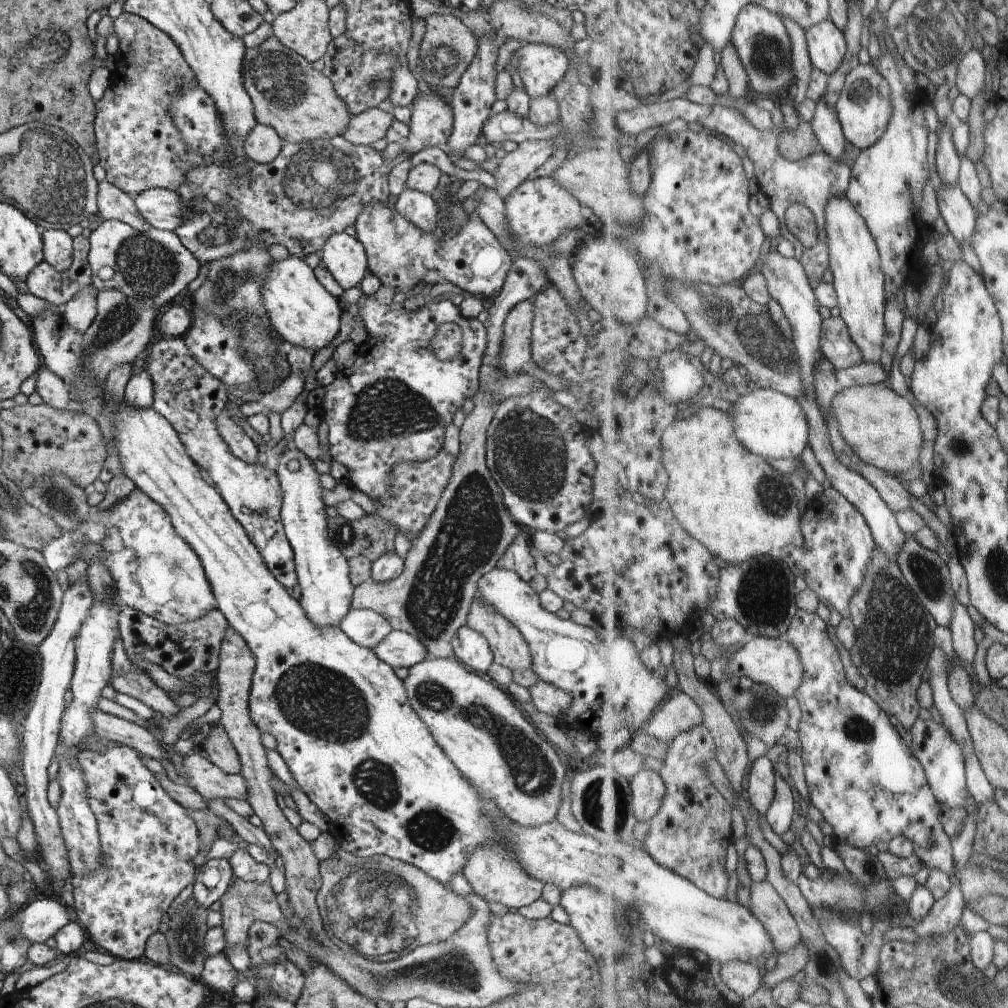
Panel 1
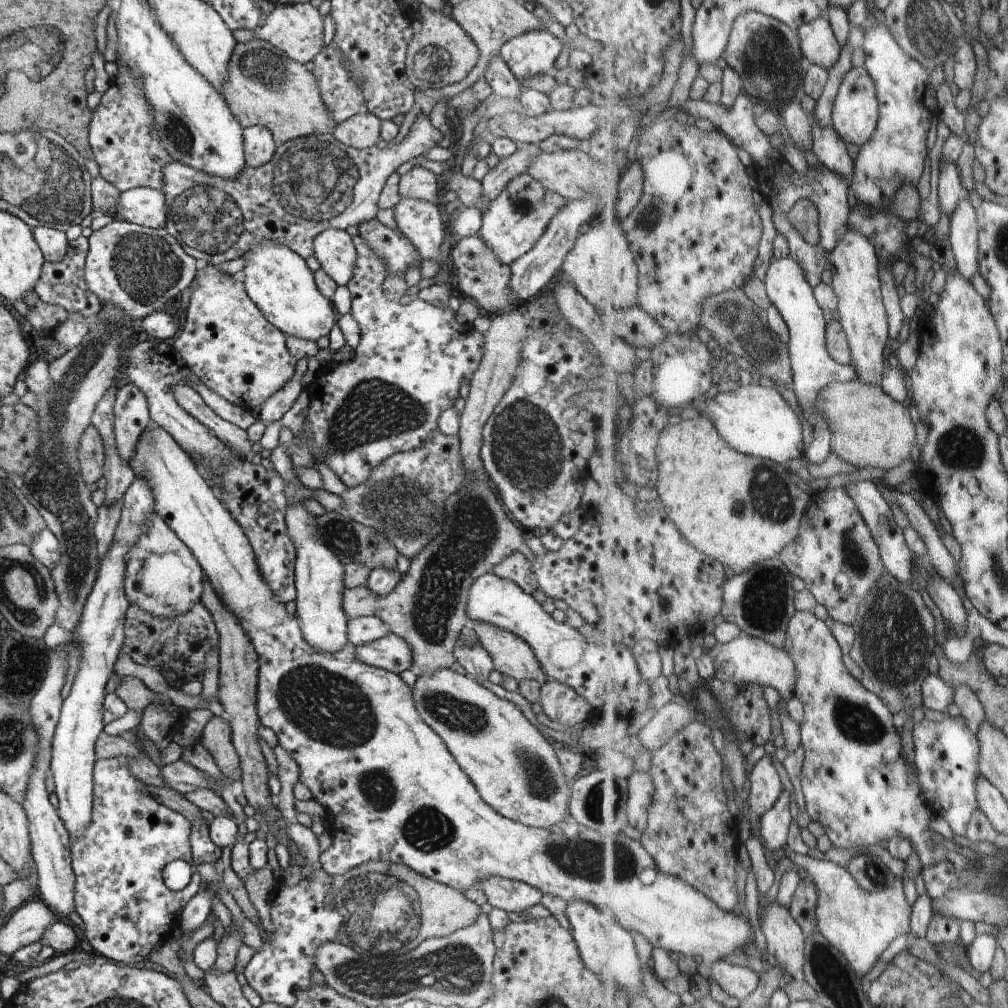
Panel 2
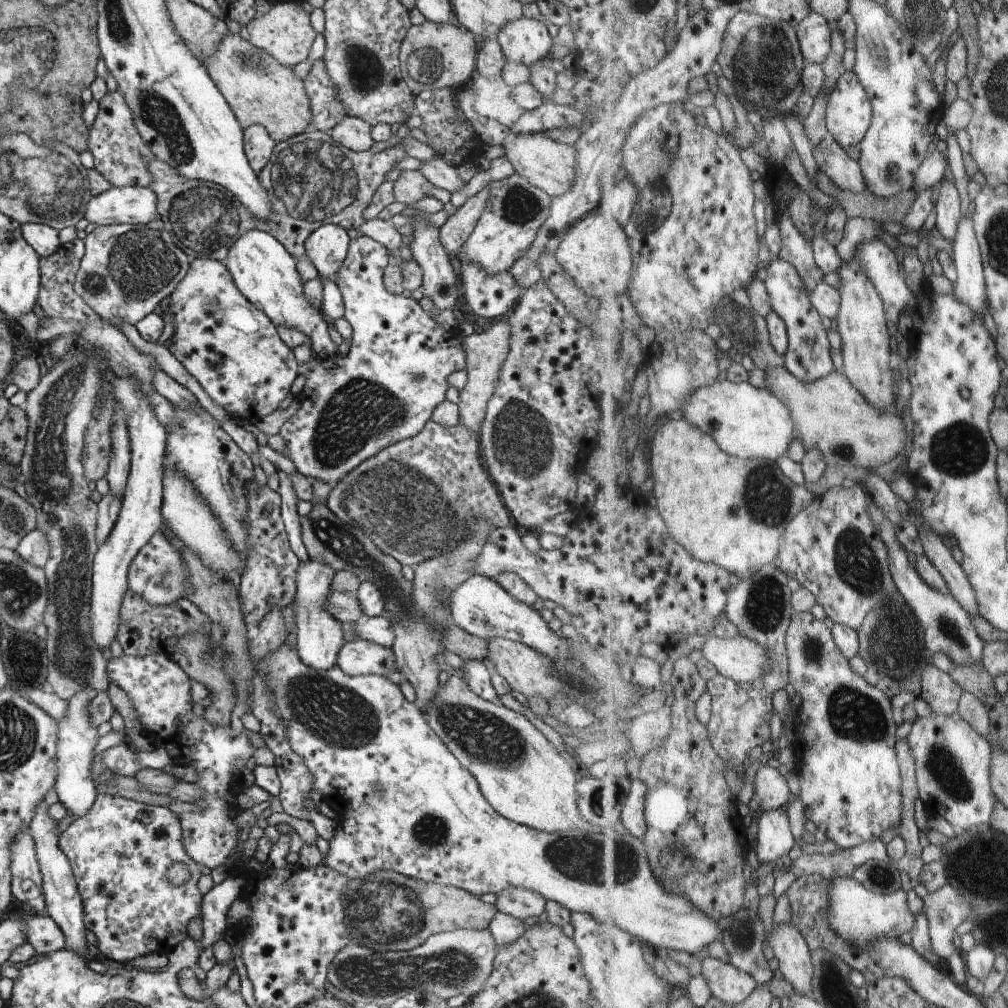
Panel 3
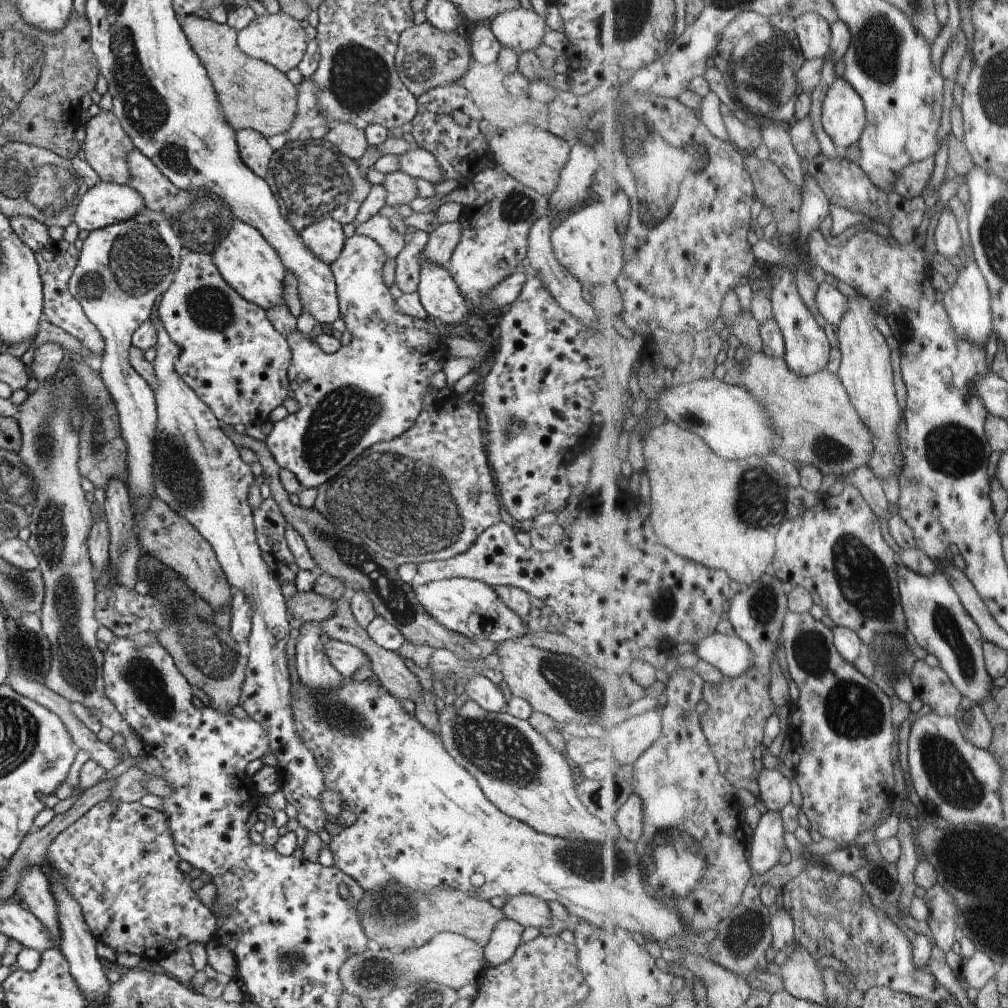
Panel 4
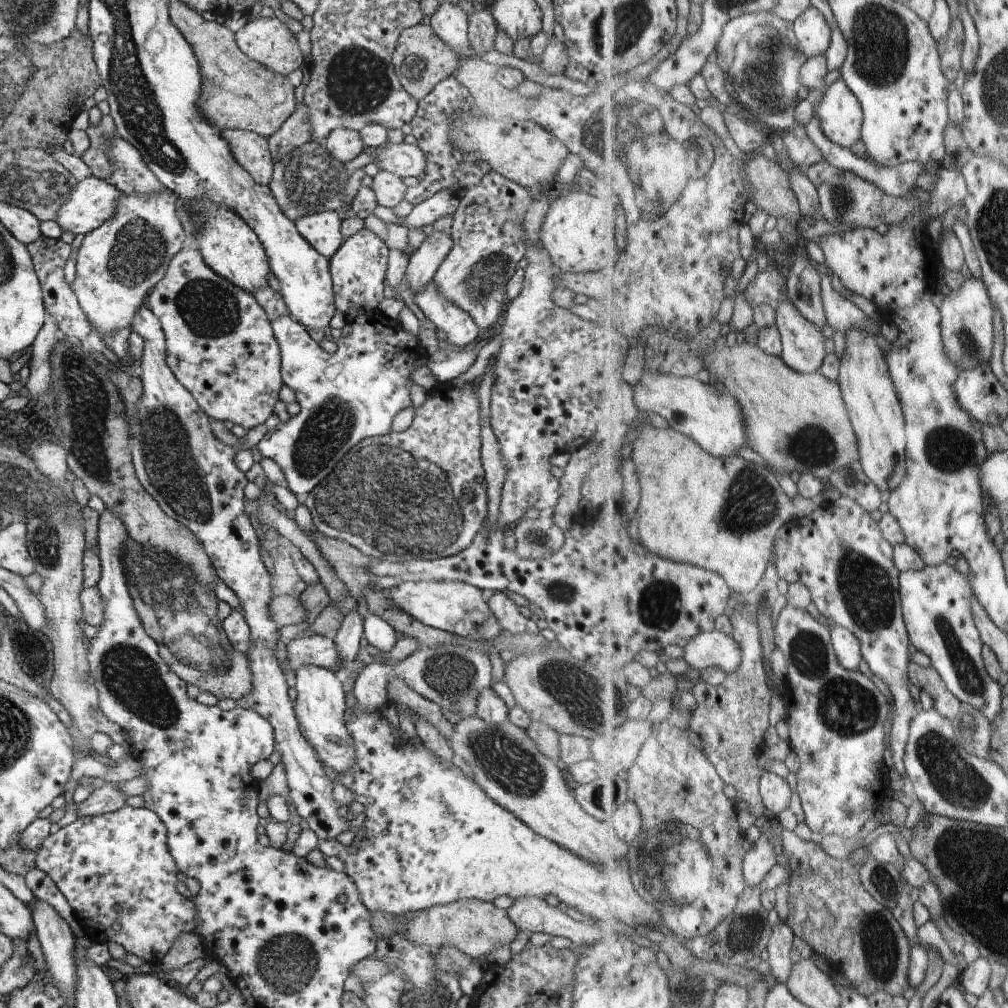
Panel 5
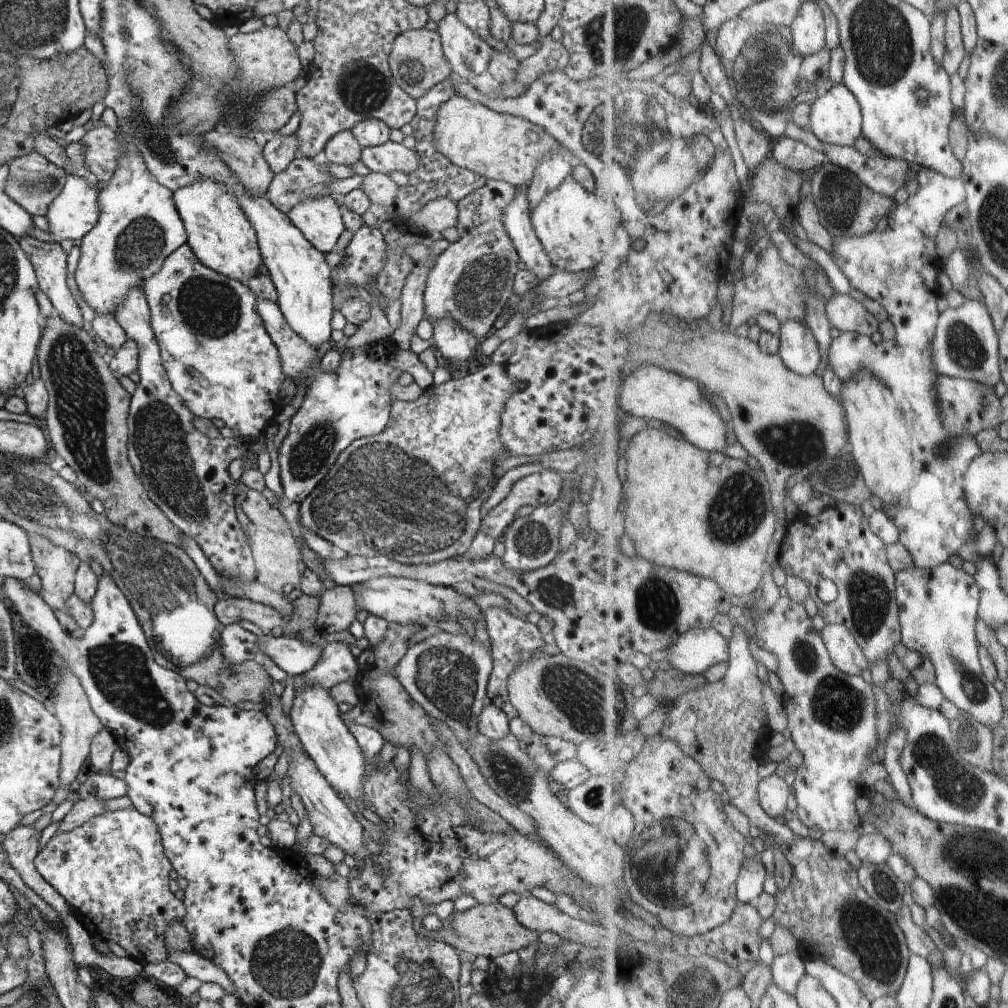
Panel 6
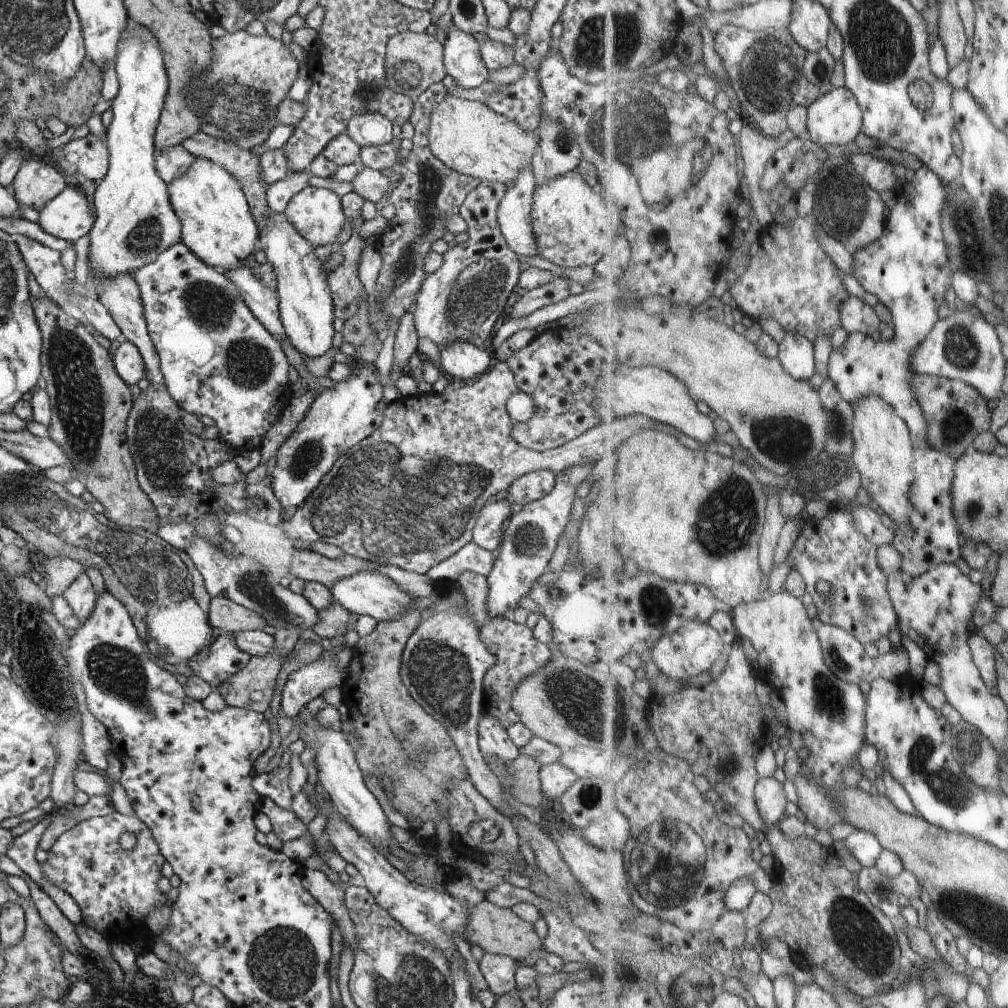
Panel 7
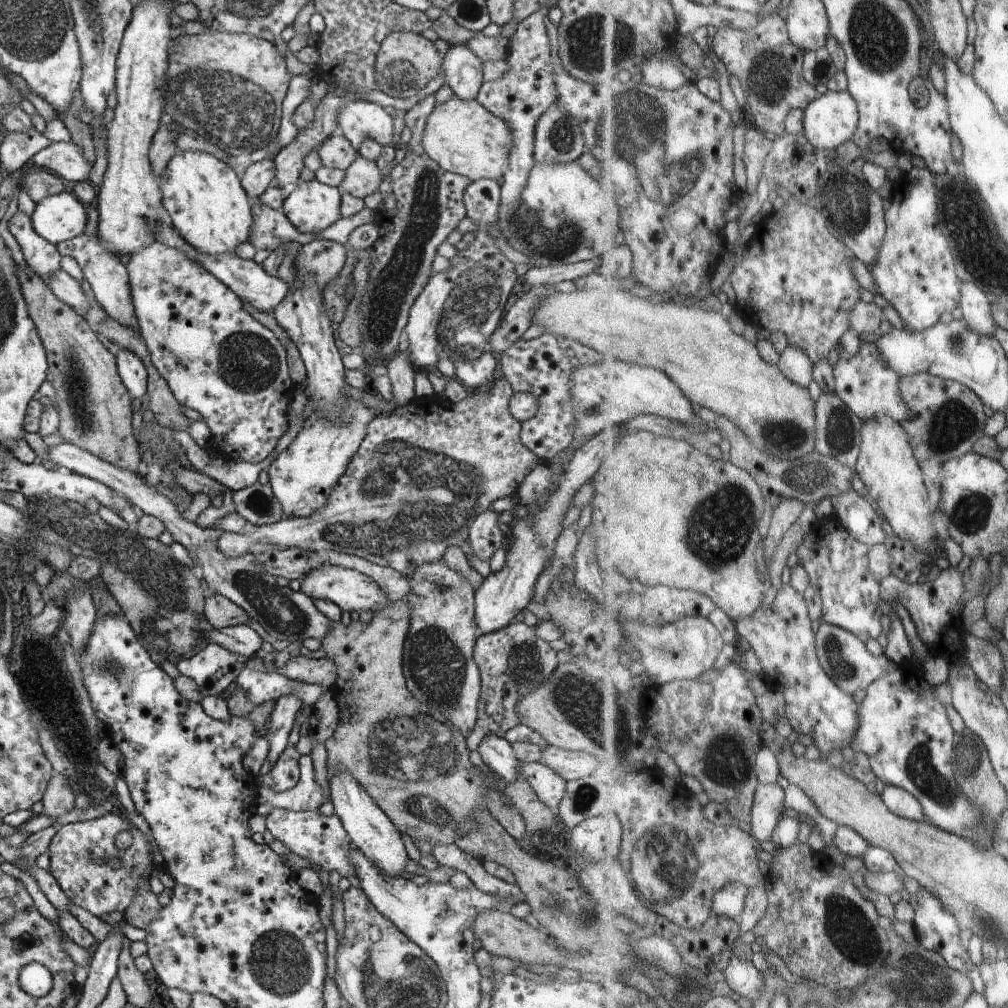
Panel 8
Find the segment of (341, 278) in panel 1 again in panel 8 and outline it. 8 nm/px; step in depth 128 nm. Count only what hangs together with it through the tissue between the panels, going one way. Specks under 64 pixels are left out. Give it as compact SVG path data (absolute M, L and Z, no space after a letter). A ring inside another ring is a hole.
M315 179L296 187L284 200L281 211L298 232L318 234L341 218L340 205L338 187Z

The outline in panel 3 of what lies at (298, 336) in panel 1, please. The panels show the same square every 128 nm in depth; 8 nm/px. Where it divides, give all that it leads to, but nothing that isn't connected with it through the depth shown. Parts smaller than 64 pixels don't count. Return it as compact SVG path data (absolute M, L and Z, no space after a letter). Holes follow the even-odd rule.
M251 229L242 234L229 249L225 257L225 268L242 297L263 311L274 325L294 327L308 339L312 338L314 344L316 344L316 340L322 340L322 344L326 344L326 356L332 357L338 352L337 345L329 336L330 321L324 318L320 310L314 309L305 298L303 294L304 281L301 280L296 269L297 260L285 248L286 246L274 236Z

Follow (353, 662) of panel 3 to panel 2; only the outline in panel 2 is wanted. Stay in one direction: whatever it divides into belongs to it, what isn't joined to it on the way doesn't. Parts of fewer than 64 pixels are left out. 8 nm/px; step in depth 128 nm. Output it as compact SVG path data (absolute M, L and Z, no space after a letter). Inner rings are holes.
M389 632L384 638L379 638L370 644L357 646L354 656L358 662L376 666L400 674L404 670L412 669L412 650L404 638Z

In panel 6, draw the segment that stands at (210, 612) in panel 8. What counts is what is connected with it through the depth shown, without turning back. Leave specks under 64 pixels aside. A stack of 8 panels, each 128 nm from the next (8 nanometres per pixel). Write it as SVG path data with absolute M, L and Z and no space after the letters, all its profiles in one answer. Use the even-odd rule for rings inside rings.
M238 597L218 599L214 612L221 627L246 620L250 624L256 624L265 635L270 635L273 628L282 627L290 619L289 616L280 614L268 604L260 604L260 602Z

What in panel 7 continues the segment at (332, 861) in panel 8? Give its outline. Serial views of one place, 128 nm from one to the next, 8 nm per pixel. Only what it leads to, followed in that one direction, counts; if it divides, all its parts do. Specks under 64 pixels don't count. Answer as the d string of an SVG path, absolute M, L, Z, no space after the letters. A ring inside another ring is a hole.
M261 797L259 810L268 816L272 831L283 843L309 834L307 824L304 824L293 811L278 808L271 798Z

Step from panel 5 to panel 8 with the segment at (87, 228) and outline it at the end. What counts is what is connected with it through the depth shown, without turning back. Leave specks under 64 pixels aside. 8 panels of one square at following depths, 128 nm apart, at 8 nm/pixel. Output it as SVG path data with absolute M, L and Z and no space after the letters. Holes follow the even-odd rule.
M70 189L48 196L35 206L31 216L33 229L53 245L84 233L87 208Z

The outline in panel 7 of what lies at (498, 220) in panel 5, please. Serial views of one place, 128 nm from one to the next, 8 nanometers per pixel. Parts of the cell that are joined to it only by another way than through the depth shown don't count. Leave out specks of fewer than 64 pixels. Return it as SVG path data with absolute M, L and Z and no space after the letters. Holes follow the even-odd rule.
M481 181L474 190L466 195L460 206L459 214L469 224L467 231L469 238L466 242L448 248L442 254L442 265L433 273L428 273L422 282L422 286L420 286L415 300L416 308L414 309L414 324L419 338L430 340L430 336L440 336L440 332L442 332L440 322L444 322L446 312L448 312L448 298L450 298L452 286L454 286L458 274L472 262L472 254L474 254L474 262L482 260L482 258L502 260L502 258L510 256L510 247L506 244L497 223L497 208L506 194L507 187L501 182ZM472 240L474 240L474 248L472 248Z

